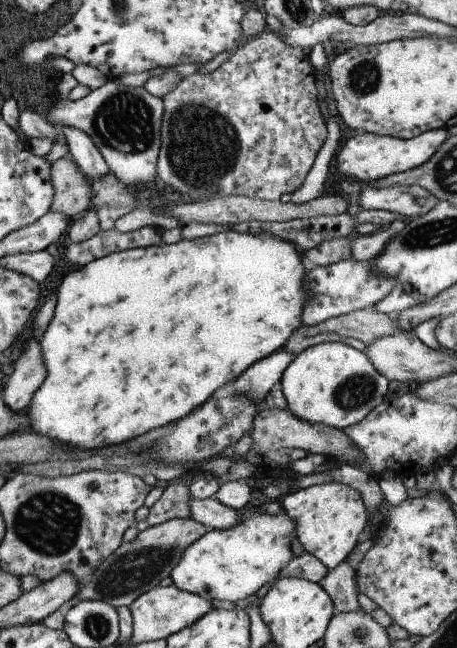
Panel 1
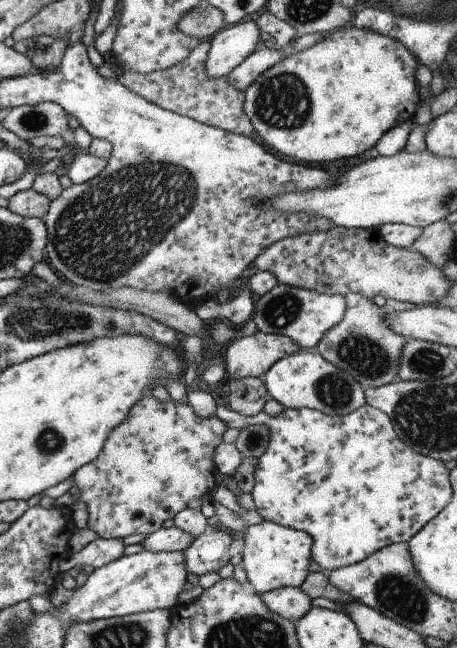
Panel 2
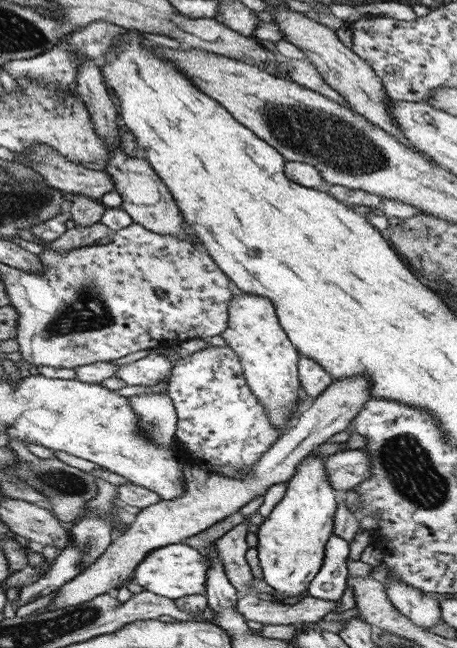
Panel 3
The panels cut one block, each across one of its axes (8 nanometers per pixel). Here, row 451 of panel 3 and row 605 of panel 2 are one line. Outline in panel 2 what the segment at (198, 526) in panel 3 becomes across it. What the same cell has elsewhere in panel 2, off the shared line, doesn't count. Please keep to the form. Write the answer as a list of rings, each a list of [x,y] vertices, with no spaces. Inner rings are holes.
[[[299,587],[275,588],[259,594],[259,598],[273,614],[292,622],[311,608],[311,599],[305,596]]]

